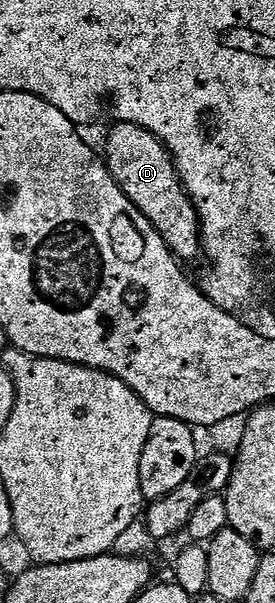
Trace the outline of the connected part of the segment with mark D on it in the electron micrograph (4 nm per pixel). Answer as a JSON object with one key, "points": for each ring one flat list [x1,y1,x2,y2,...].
{"points":[[116,122,111,126,113,128,108,132,104,152,102,148,102,159,114,182,118,182,126,198,130,198,130,202,134,202,134,206,138,206,142,215,152,223,154,230,158,230,158,234,177,260,199,261,202,256,200,219,180,175,176,173,176,164,166,146,157,136,150,134,150,130,137,124]]}

